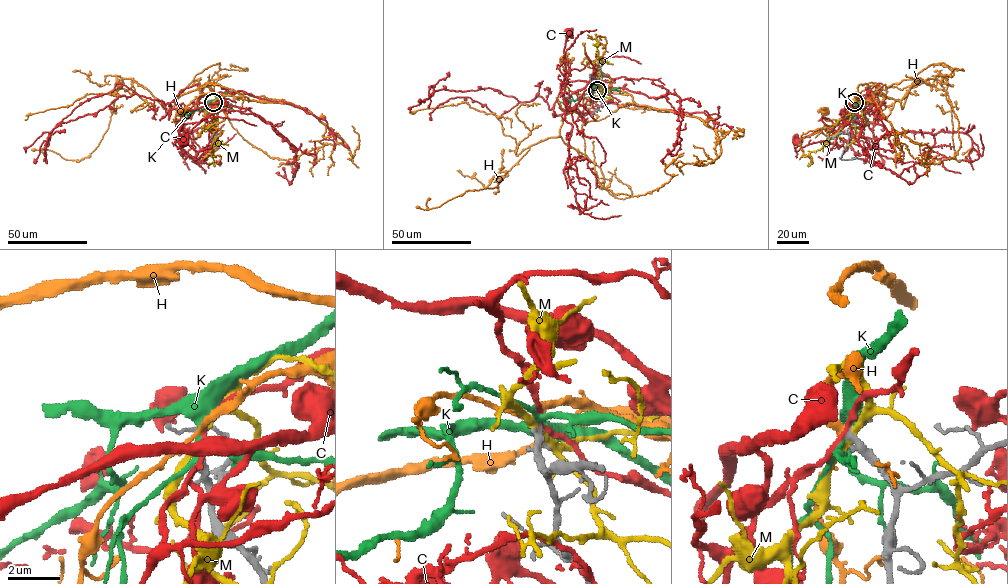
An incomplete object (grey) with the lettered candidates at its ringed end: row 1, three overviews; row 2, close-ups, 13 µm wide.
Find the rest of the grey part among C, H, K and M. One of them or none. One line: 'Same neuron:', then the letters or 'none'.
Same neuron: H

